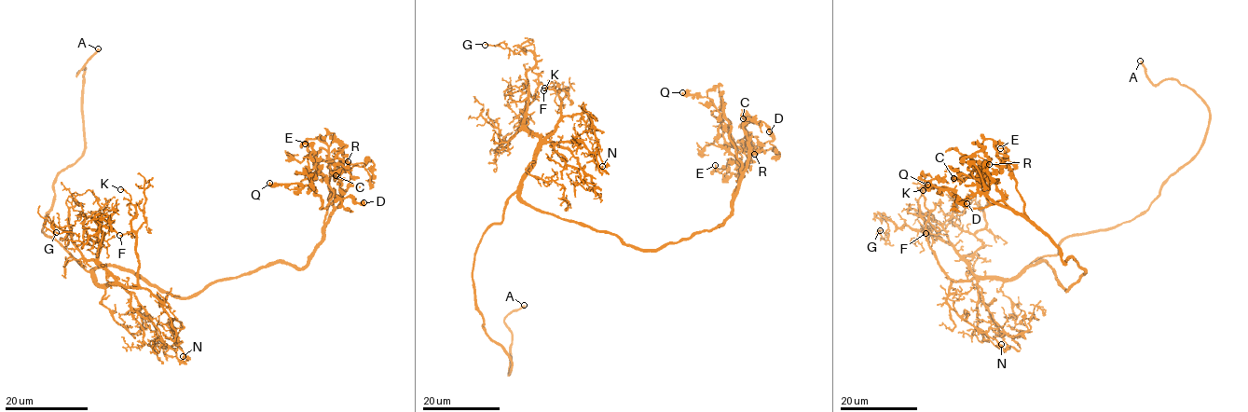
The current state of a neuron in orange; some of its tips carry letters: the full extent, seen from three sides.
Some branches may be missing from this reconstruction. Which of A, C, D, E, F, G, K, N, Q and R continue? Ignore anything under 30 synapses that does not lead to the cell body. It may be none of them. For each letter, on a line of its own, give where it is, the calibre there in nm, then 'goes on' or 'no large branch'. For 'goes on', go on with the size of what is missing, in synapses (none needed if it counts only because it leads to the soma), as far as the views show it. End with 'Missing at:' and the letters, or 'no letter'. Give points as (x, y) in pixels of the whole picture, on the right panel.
A: at (1140, 61); 280 nm thick; goes on
C: at (953, 178); 280 nm thick; no large branch
D: at (966, 203); 440 nm thick; no large branch
E: at (1000, 148); 120 nm thick; no large branch
F: at (925, 233); 120 nm thick; no large branch
G: at (880, 230); 130 nm thick; no large branch
K: at (923, 190); 110 nm thick; no large branch
N: at (1001, 344); 170 nm thick; no large branch
Q: at (927, 185); 240 nm thick; no large branch
R: at (989, 164); 130 nm thick; no large branch
Missing at: A

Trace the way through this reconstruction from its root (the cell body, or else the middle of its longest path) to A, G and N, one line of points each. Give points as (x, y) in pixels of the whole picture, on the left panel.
A: (115, 267), (89, 271), (42, 230), (51, 208), (54, 179), (84, 149), (84, 68), (76, 75), (98, 48)
G: (115, 267), (93, 279), (115, 281), (99, 261), (101, 227), (111, 228), (101, 216), (85, 243), (56, 232)
N: (115, 267), (98, 267), (93, 279), (118, 284), (181, 361), (183, 356)

